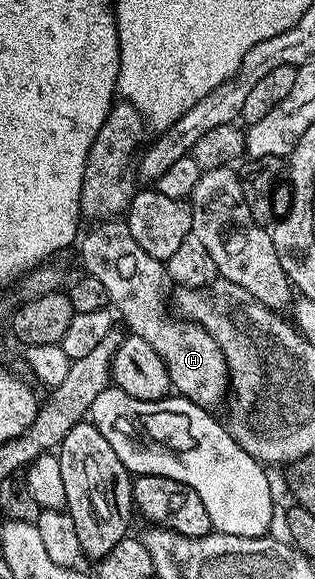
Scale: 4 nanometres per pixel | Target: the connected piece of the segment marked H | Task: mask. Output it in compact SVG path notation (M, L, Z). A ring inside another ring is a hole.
M110 219L92 226L89 234L82 236L81 265L86 274L99 283L109 296L109 305L125 320L124 328L132 336L141 337L165 360L172 388L180 396L212 410L226 400L229 392L227 359L215 339L198 322L182 319L172 312L165 313L165 285L167 269L155 260L135 239L129 230L128 220ZM121 312L121 313L120 313ZM173 316L173 317L172 317Z

